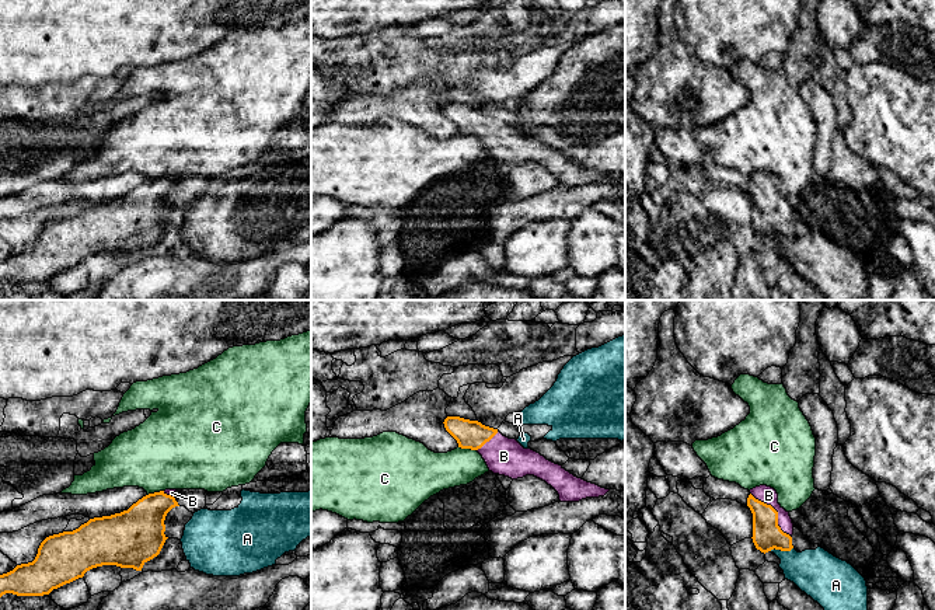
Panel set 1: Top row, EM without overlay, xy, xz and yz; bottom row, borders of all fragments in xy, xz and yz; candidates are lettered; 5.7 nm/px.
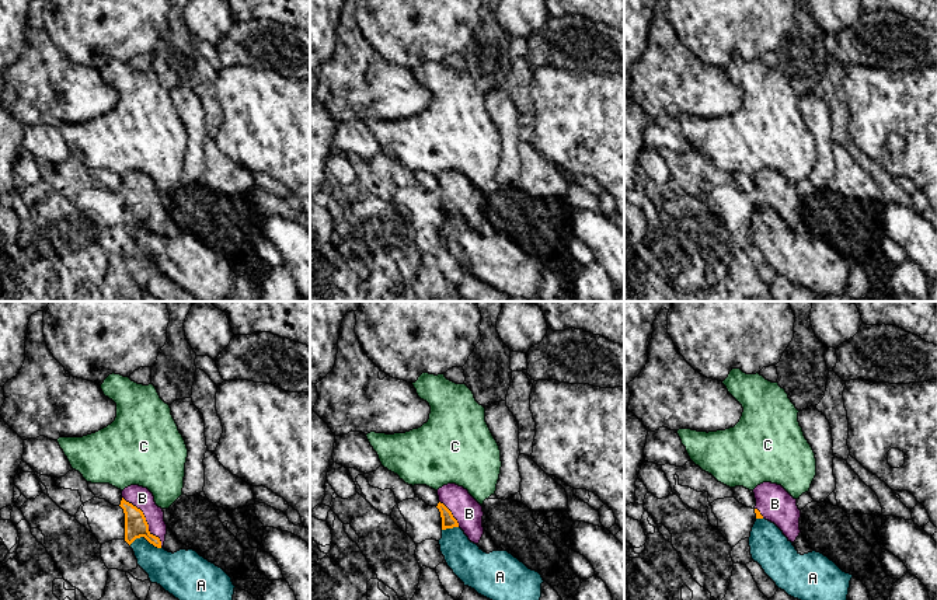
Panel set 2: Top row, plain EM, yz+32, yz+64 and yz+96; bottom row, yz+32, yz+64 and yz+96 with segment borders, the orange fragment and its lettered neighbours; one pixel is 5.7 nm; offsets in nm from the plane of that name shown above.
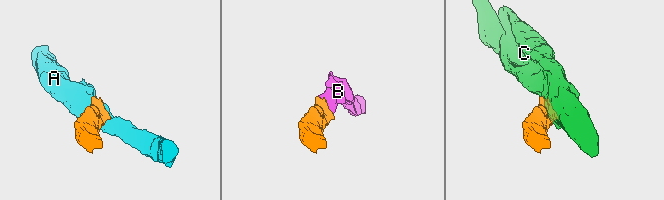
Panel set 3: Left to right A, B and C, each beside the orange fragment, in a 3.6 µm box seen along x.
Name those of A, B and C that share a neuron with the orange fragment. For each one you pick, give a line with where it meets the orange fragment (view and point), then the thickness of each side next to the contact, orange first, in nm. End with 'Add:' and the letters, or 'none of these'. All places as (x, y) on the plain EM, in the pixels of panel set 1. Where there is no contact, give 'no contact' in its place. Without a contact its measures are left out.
B: meets orange in yz at (777, 198); 170 nm thick on the orange side, 100 nm on the other
Add: B

